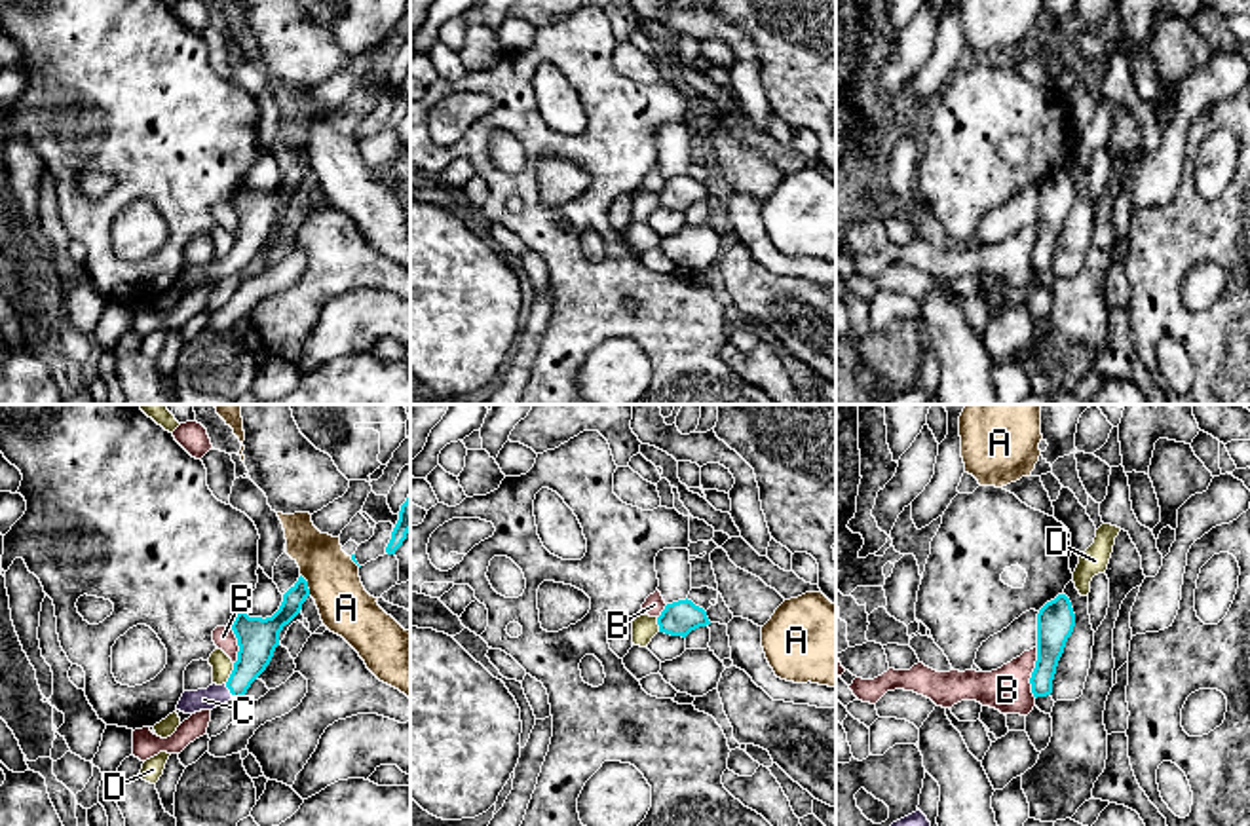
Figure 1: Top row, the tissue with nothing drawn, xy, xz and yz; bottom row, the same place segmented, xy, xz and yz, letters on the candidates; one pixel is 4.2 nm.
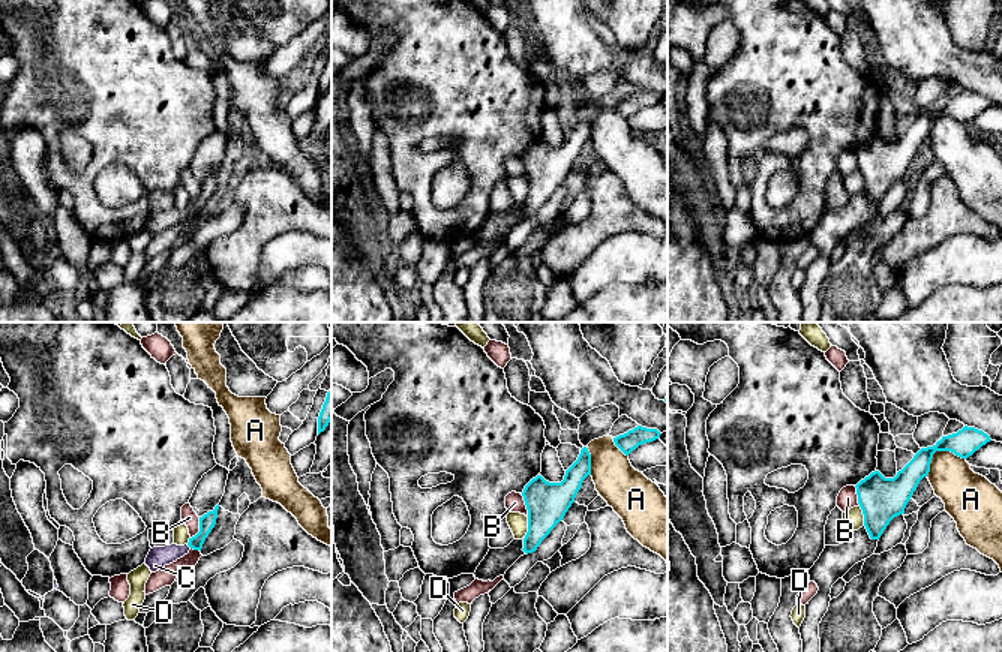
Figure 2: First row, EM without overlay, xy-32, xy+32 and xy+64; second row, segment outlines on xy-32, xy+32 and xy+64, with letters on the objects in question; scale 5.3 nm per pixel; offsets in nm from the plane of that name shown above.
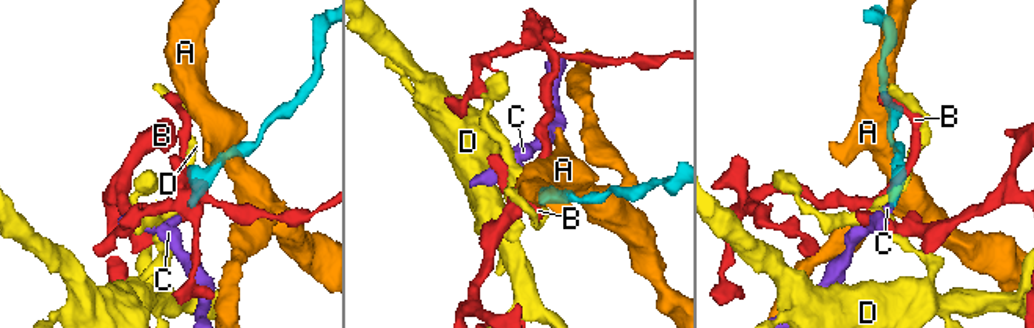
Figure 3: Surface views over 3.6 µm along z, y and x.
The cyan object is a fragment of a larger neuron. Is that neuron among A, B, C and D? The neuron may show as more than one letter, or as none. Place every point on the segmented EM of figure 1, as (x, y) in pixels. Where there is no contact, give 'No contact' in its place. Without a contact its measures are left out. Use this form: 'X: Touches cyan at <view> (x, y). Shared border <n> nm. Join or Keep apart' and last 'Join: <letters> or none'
A: Touches cyan at xy (306, 585). Shared border 100 nm. Keep apart
B: Touches cyan at yz (1032, 673). Shared border 220 nm. Keep apart
C: Touches cyan at xy (230, 692). Shared border 70 nm. Join
D: Touches cyan at xy (232, 673). Shared border 100 nm. Keep apart
Join: C

